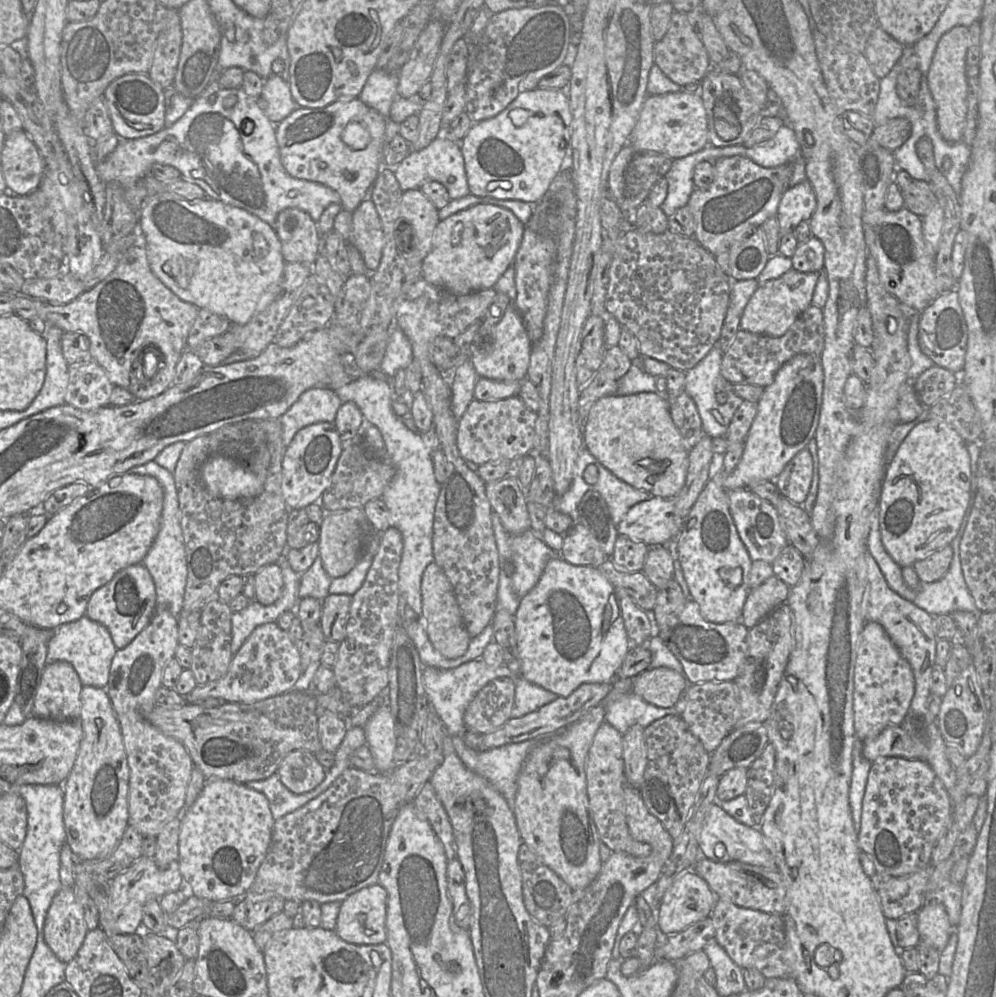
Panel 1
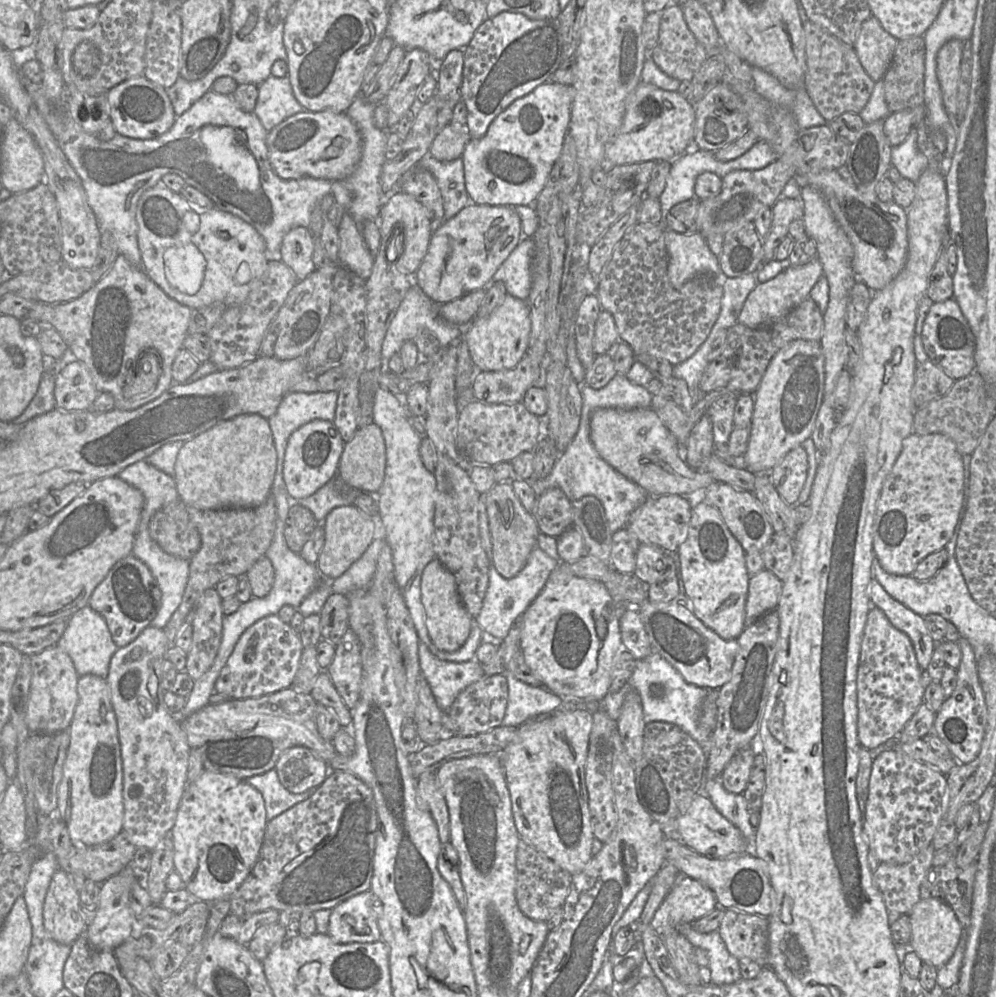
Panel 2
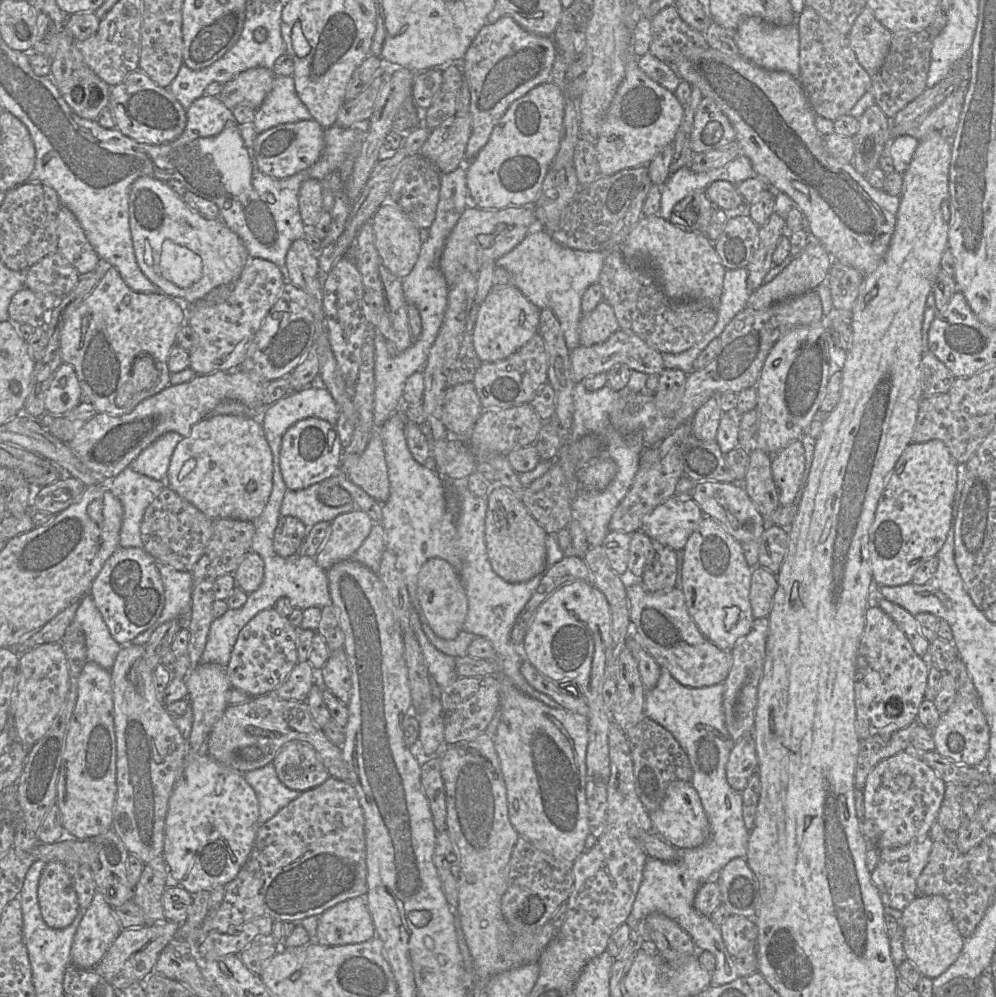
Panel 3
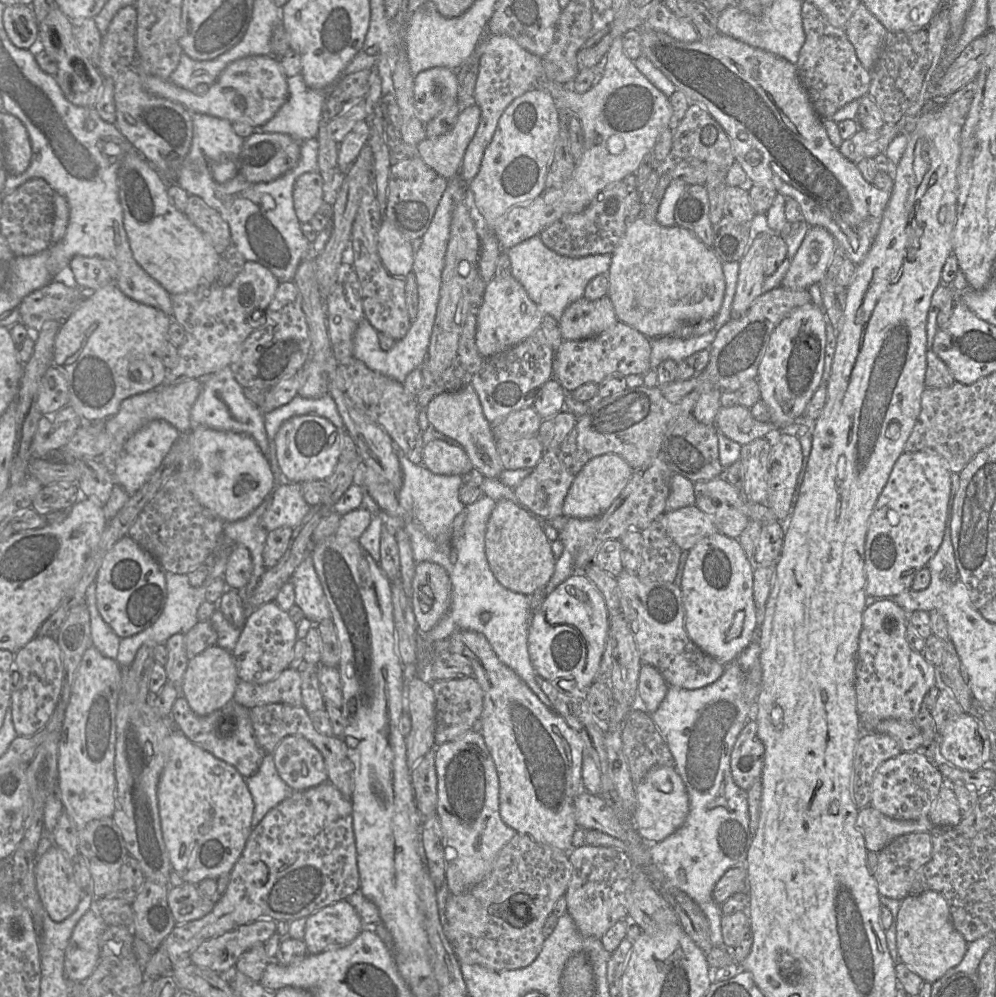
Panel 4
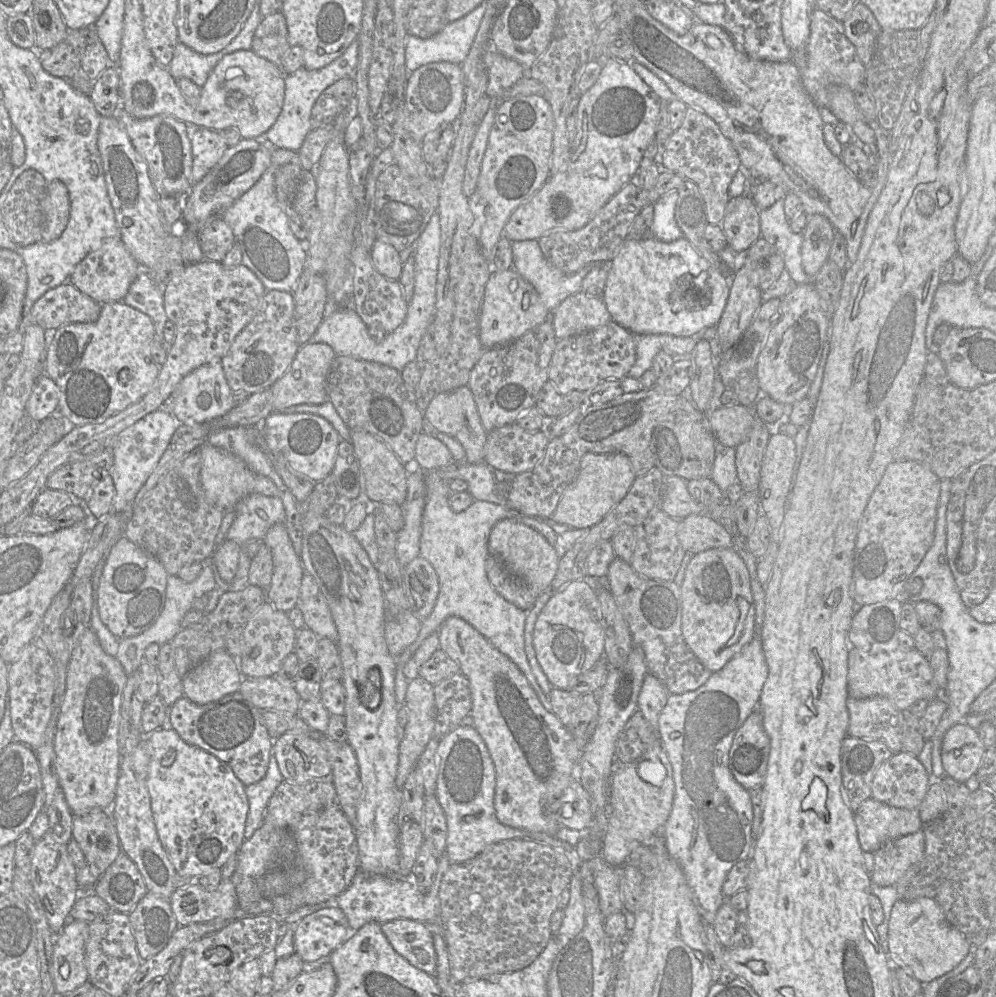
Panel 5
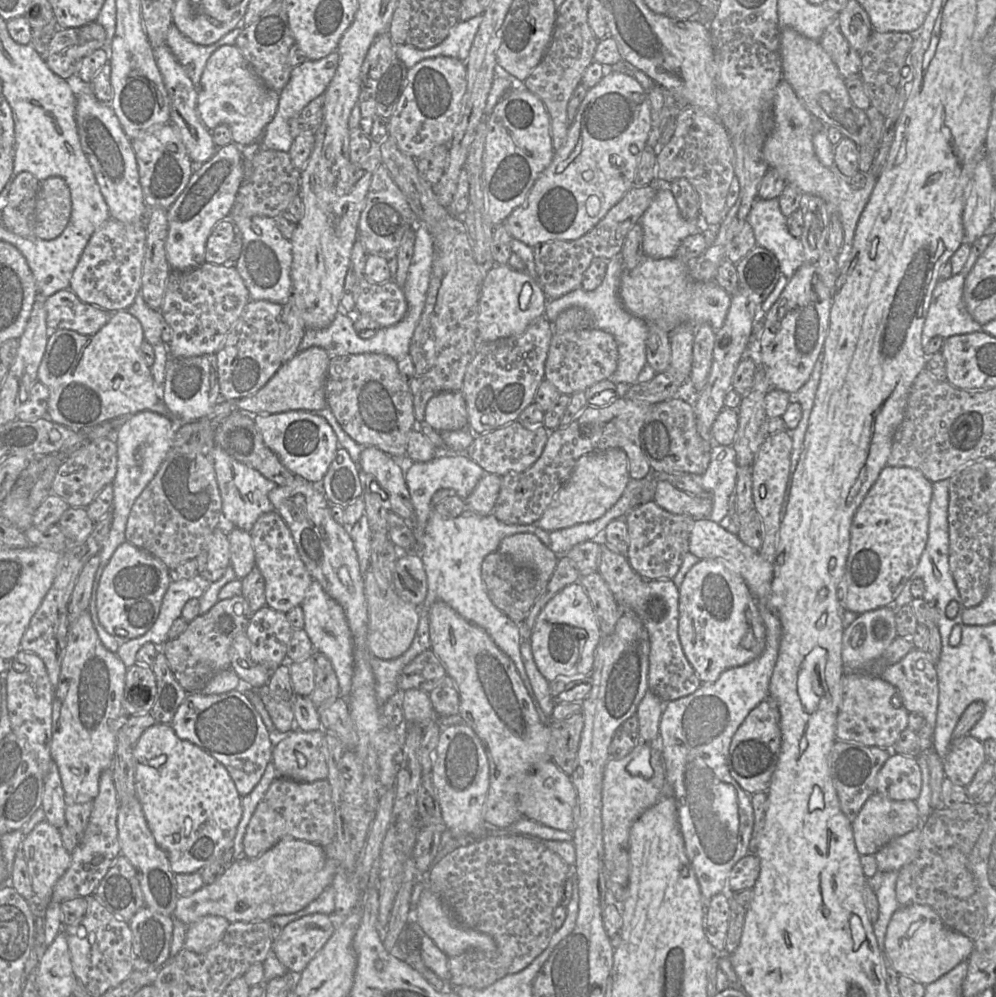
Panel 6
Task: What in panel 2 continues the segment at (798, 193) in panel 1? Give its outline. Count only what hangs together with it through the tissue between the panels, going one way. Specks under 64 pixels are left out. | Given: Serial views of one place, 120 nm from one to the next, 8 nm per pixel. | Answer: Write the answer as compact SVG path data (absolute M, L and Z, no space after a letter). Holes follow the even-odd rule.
M799 198L778 199L772 207L772 223L768 235L763 239L762 264L775 256L777 247L788 235L788 228L793 220L804 215L804 202Z

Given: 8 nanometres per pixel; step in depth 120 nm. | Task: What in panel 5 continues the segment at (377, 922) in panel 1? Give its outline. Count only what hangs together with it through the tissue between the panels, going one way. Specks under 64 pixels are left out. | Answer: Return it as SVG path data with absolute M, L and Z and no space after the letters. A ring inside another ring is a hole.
M334 903L325 904L294 925L294 953L306 966L318 964L342 945L350 933L343 911Z

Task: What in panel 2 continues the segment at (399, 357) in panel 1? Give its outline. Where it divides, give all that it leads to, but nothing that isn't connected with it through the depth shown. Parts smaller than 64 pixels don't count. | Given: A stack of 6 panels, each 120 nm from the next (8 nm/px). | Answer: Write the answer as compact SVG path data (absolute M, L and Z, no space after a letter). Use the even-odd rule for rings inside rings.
M413 283L400 303L385 334L381 350L382 370L388 370L388 360L394 354L399 354L399 350L403 343L409 340L414 340L416 335L422 329L428 329L435 334L441 349L445 349L449 345L456 343L462 334L465 335L469 329L469 325L473 322L473 319L462 326L448 323L440 316L438 305L440 304L434 303L416 283Z

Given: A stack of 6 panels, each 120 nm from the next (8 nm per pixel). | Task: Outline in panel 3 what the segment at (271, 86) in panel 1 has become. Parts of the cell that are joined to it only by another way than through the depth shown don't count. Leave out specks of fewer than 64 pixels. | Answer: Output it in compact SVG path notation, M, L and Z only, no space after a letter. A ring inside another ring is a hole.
M275 76L271 91L256 109L254 125L260 134L275 126L311 119L297 95L293 76Z

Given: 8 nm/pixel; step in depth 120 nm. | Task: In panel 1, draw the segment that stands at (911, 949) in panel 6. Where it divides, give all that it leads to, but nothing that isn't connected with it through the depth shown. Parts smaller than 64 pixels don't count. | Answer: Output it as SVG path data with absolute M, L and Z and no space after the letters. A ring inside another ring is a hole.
M944 905L923 906L917 913L920 941L941 953L946 947L954 927L949 922Z

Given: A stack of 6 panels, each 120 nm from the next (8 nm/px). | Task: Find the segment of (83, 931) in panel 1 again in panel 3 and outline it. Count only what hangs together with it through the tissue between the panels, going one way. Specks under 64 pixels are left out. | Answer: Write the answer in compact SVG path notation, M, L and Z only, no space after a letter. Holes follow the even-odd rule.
M53 861L46 864L38 885L38 901L45 923L52 929L69 926L79 912L79 902L74 888L73 878L66 872L62 862Z

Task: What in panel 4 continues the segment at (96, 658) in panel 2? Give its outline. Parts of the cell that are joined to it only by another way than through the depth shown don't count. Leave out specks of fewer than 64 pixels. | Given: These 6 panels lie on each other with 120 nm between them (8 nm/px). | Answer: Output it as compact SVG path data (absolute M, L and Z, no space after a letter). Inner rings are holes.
M93 581L86 590L85 604L90 616L91 645L103 656L116 659L120 638L100 616L96 606L96 585Z

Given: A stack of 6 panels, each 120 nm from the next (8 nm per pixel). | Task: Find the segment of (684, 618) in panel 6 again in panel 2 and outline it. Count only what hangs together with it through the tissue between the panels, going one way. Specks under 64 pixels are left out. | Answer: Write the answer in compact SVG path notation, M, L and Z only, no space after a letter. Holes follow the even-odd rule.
M697 501L691 509L686 539L679 545L681 577L684 594L695 616L724 640L737 639L745 626L745 604L748 596L750 575L745 564L745 551L732 535L719 511L705 501Z

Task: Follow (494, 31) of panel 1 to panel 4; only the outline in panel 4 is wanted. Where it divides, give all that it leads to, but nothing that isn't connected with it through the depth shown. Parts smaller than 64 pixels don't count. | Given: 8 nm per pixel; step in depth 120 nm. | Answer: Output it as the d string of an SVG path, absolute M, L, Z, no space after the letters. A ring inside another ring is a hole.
M489 35L478 44L479 72L474 89L474 101L481 109L476 133L464 155L459 175L470 183L479 172L485 149L490 144L499 118L517 97L537 86L544 77L542 58L523 49L513 38Z

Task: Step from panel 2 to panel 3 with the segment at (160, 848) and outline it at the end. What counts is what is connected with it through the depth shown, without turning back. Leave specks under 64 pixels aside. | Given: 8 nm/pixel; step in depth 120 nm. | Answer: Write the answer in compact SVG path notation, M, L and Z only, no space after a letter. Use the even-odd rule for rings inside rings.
M164 856L144 865L144 870L134 888L134 901L142 909L148 925L165 921L162 896L167 888L168 867Z

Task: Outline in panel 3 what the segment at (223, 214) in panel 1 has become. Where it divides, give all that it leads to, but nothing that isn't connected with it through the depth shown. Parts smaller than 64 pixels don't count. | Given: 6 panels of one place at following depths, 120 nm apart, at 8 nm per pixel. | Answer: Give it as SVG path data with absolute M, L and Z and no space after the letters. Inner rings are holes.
M140 177L133 183L130 189L129 221L134 253L141 271L164 295L184 301L187 304L195 304L202 301L211 290L220 285L234 284L251 259L241 239L221 219L211 220L205 218L192 210L182 197L172 191L166 182L152 177ZM166 240L184 246L201 257L203 275L199 281L187 288L183 288L163 277L160 262L162 245Z

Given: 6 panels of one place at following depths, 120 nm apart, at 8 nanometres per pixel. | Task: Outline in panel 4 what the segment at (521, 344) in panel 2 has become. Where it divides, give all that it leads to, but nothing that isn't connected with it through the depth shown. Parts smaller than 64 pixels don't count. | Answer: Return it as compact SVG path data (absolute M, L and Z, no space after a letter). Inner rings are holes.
M513 276L487 282L477 318L476 346L483 358L511 348L540 328L544 313L529 298L524 287Z

